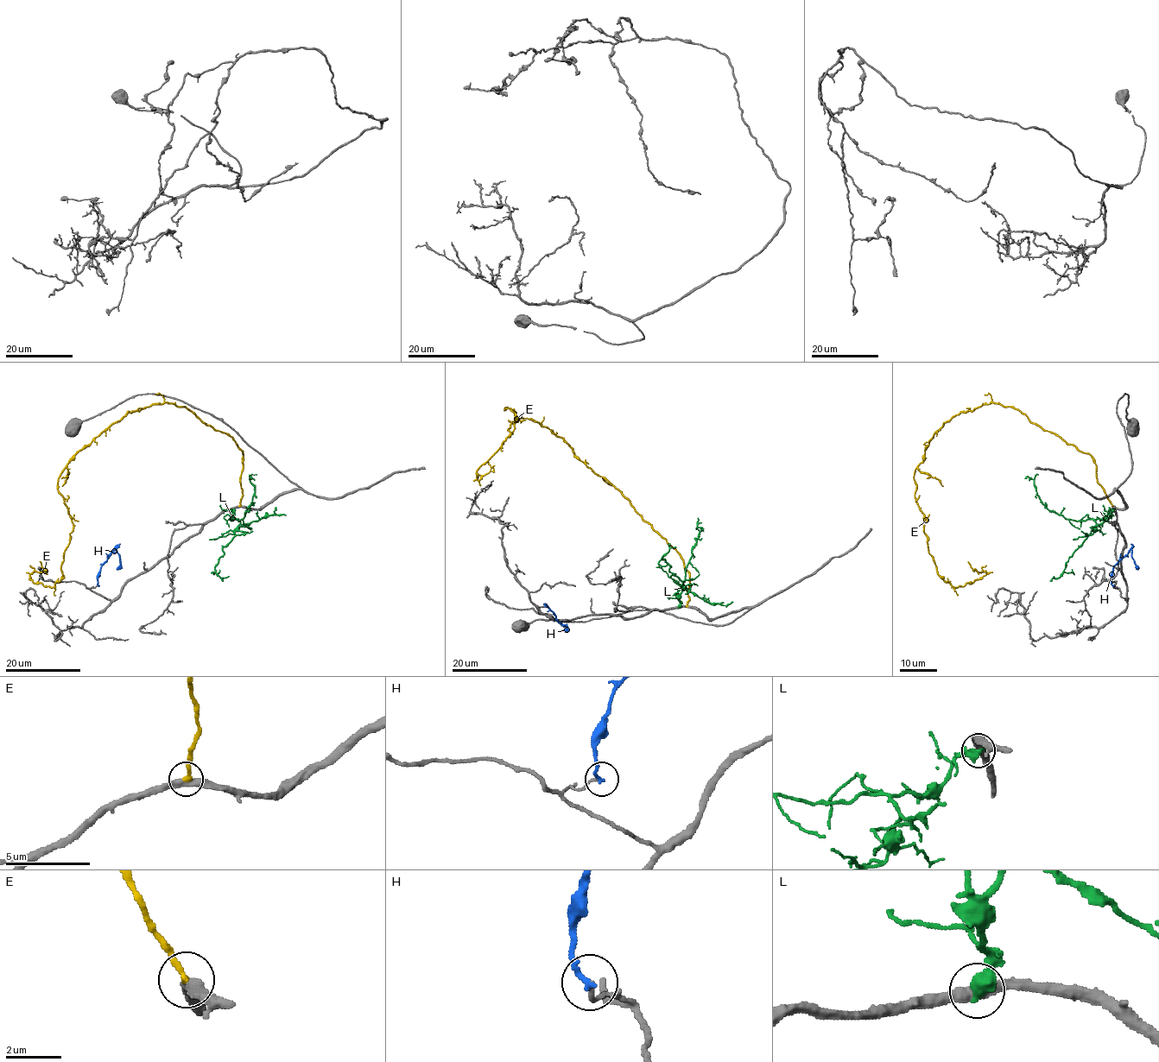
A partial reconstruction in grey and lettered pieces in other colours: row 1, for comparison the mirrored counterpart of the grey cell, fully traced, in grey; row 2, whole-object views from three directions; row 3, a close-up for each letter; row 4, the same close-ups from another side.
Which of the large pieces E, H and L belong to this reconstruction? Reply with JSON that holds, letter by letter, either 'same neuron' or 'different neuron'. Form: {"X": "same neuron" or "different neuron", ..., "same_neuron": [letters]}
{"E": "same neuron", "H": "different neuron", "L": "different neuron", "same_neuron": ["E"]}

